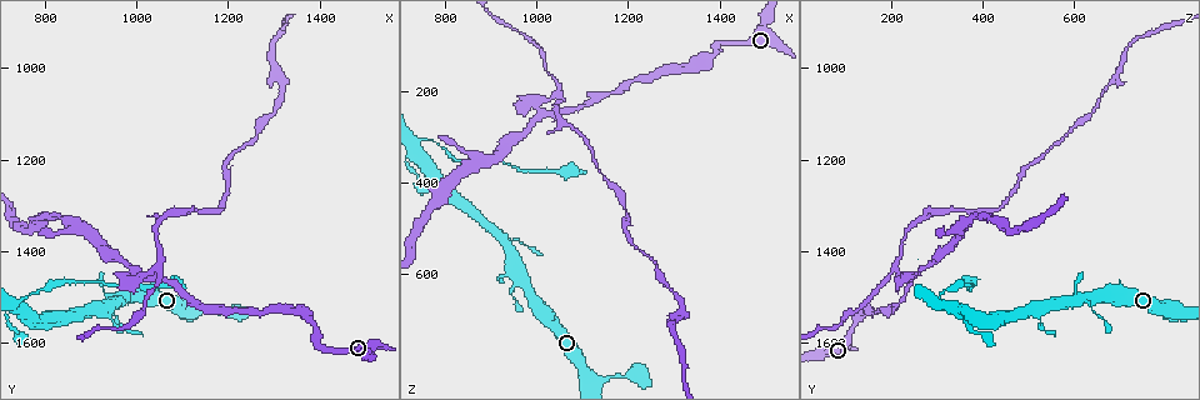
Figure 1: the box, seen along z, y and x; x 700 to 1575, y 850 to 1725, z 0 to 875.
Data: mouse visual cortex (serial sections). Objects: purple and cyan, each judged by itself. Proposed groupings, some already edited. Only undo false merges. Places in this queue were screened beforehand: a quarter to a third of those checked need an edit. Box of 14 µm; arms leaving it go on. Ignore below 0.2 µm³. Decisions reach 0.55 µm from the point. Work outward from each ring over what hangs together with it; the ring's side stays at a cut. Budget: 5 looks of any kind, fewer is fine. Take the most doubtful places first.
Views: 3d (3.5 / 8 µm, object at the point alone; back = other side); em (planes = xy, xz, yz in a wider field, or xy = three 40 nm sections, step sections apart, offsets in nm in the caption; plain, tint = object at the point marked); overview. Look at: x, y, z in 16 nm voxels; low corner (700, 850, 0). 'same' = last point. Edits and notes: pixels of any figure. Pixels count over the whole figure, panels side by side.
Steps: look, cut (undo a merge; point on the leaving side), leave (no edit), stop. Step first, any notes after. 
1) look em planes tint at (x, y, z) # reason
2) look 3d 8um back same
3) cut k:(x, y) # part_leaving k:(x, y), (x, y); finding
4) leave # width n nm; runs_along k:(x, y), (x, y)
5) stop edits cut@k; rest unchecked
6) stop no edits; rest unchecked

look 3d 8um at (765, 1495, 310) # a narrow waist

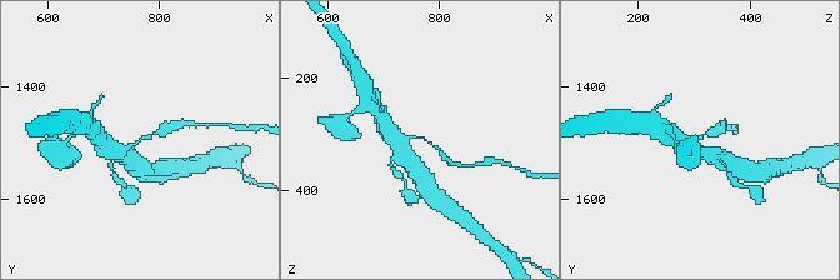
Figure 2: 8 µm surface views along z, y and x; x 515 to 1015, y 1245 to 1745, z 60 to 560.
look em xy step 2 tint at (765, 1500, 310) # arm_widths 150, 450 nm; now the EM

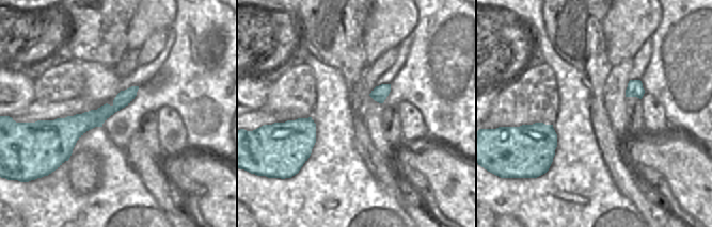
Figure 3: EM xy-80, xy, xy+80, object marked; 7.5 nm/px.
cut 2:(711, 133) # border 3:(112, 106), (114, 112); two cells meet here

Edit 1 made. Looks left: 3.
look 3d 3.5um back at (1405, 1615, 95)

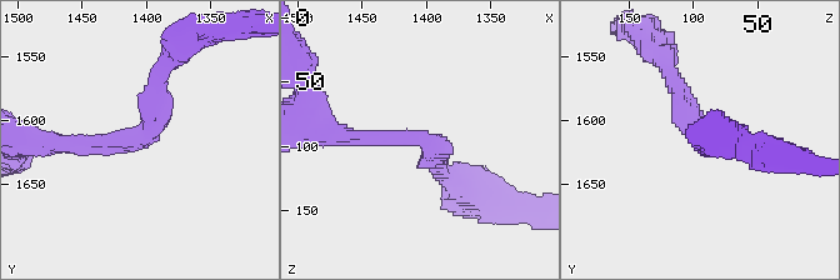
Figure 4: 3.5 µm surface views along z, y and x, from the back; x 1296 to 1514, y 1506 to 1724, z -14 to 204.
look em xy step 1 tint at (1406, 1616, 94) # arm_widths 150, 250 nm

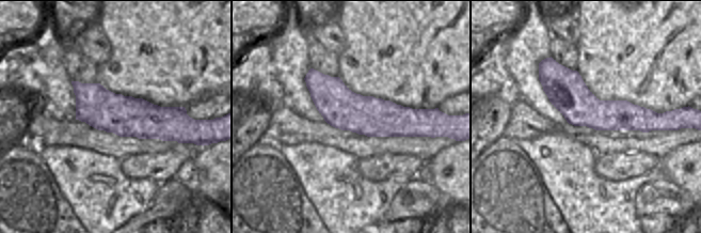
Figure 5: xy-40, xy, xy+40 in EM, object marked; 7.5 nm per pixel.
look em planes tint same # another direction

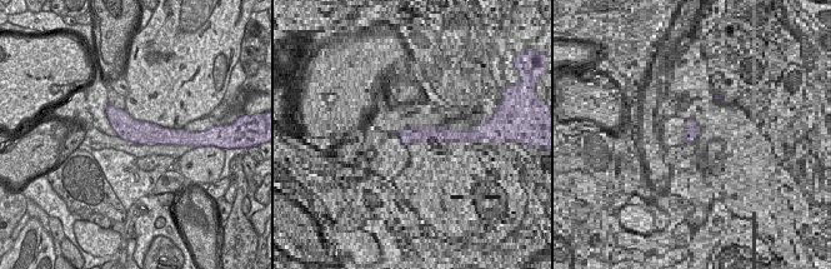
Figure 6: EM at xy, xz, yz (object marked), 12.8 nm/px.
leave # runs_along 4:(56, 145), (138, 141), (164, 65); one cell here

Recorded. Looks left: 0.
stop edits cut@2; rest unchecked

